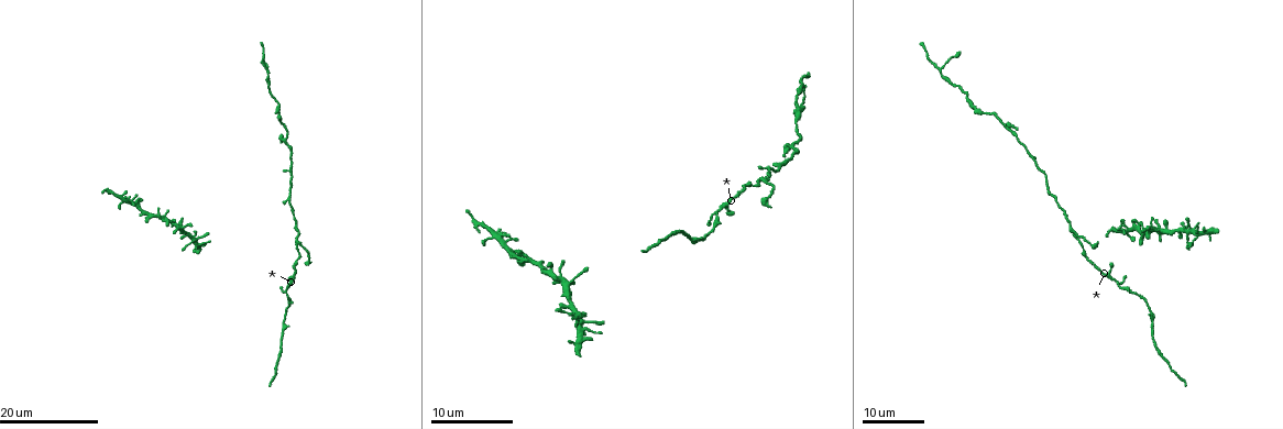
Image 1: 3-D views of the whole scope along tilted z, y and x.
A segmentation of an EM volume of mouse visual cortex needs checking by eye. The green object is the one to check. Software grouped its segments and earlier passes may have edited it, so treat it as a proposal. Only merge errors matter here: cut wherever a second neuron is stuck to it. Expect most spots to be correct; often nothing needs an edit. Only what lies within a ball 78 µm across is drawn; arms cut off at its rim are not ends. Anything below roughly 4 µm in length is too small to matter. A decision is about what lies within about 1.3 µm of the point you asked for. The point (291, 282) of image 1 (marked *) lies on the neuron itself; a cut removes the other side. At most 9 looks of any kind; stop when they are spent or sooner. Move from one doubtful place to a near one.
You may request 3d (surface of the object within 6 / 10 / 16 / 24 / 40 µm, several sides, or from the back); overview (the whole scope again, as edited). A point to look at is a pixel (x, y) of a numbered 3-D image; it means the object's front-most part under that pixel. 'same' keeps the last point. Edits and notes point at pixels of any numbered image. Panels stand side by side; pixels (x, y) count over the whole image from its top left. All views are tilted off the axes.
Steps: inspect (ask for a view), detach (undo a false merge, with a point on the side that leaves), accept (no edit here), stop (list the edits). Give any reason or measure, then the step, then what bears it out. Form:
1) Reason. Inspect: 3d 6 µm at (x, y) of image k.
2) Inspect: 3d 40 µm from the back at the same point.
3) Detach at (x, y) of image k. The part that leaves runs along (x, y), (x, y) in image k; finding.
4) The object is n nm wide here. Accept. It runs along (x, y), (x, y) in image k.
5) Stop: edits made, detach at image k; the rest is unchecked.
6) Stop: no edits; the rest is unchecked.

Inspect: 3d 24 µm at (765, 179) of image 1.

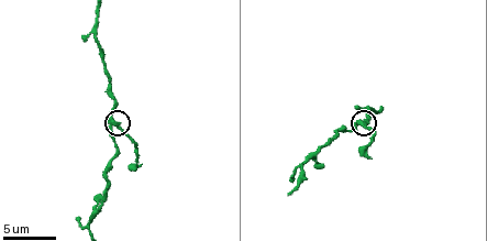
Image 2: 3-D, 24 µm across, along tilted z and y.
Inspect: 3d 10 µm at (117, 124) of image 2.

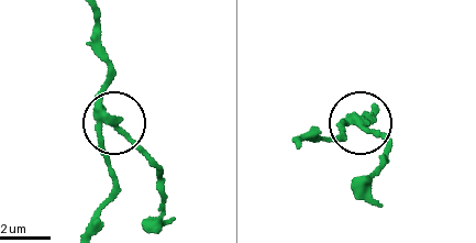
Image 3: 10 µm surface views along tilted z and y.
The side arm is 7 µm long. Detach at (129, 141) of image 3. The part that leaves runs along (103, 117), (162, 170), (159, 223), (174, 218) in image 3; two neurons meet here.

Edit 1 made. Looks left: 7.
Three arms meet. Inspect: 3d 10 µm at (88, 228) of image 2.

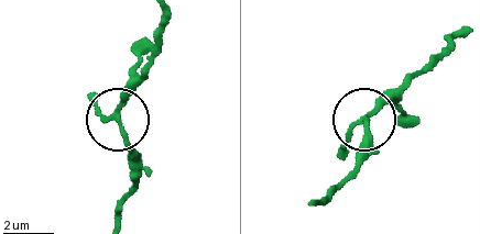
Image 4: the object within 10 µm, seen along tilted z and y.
Inspect: 3d 6 µm at (115, 117) of image 4.

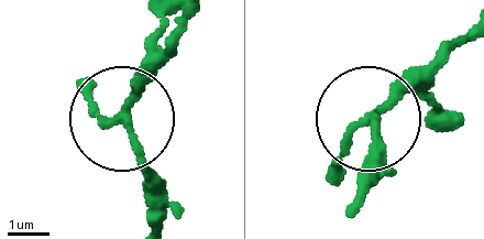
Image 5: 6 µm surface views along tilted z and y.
3 arms meet here. Accept. All the same neuron.

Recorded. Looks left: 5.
Side arm on a straight run. Inspect: 3d 16 µm at (287, 145) of image 1.

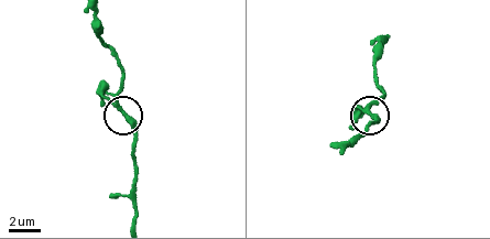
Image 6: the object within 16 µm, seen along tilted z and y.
Closer look. Inspect: 3d 6 µm at (120, 108) of image 6.

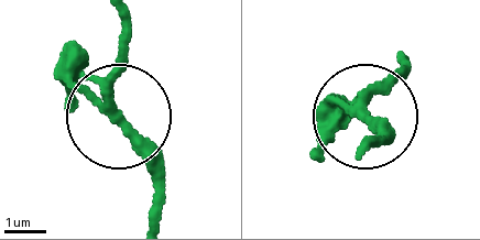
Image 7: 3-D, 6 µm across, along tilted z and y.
Accept. It runs along (156, 213), (154, 165), (111, 101), (119, 20) in image 7; one neuron here.

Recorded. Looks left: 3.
Branch point. Inspect: 3d 24 µm at (940, 68) of image 1.

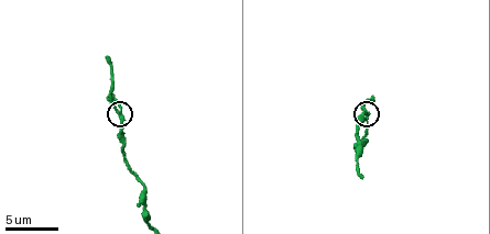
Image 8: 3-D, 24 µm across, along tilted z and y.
Inspect: 3d 6 µm at (120, 112) of image 8.

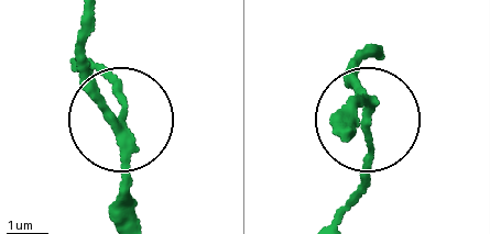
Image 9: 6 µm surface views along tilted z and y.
Detach at (124, 106) of image 9. The part that leaves runs along (372, 103), (371, 164), (346, 212) in image 9; two neurons meet here.

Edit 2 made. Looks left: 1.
Stop: edits made, detach at image 3, detach at image 9; the rest is unchecked.

